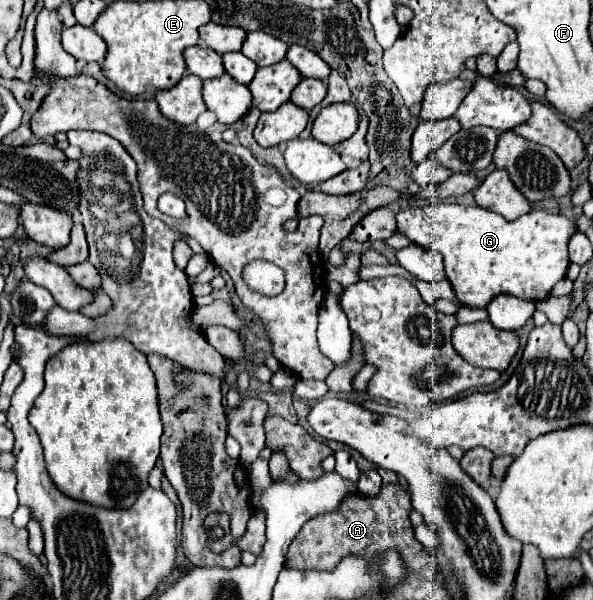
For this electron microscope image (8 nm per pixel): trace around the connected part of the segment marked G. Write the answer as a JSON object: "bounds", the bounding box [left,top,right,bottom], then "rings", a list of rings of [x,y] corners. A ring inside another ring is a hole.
{"bounds":[396,203,576,307],"rings":[[[434,203],[424,207],[408,207],[396,213],[398,231],[406,233],[416,245],[442,253],[448,281],[452,283],[458,301],[466,307],[486,307],[494,295],[508,293],[524,301],[542,301],[548,297],[550,289],[566,275],[568,269],[568,241],[576,231],[576,225],[564,215],[546,213],[542,209],[532,209],[530,213],[518,217],[516,221],[506,221],[502,215],[486,211],[478,205],[458,205],[458,203]]]}

